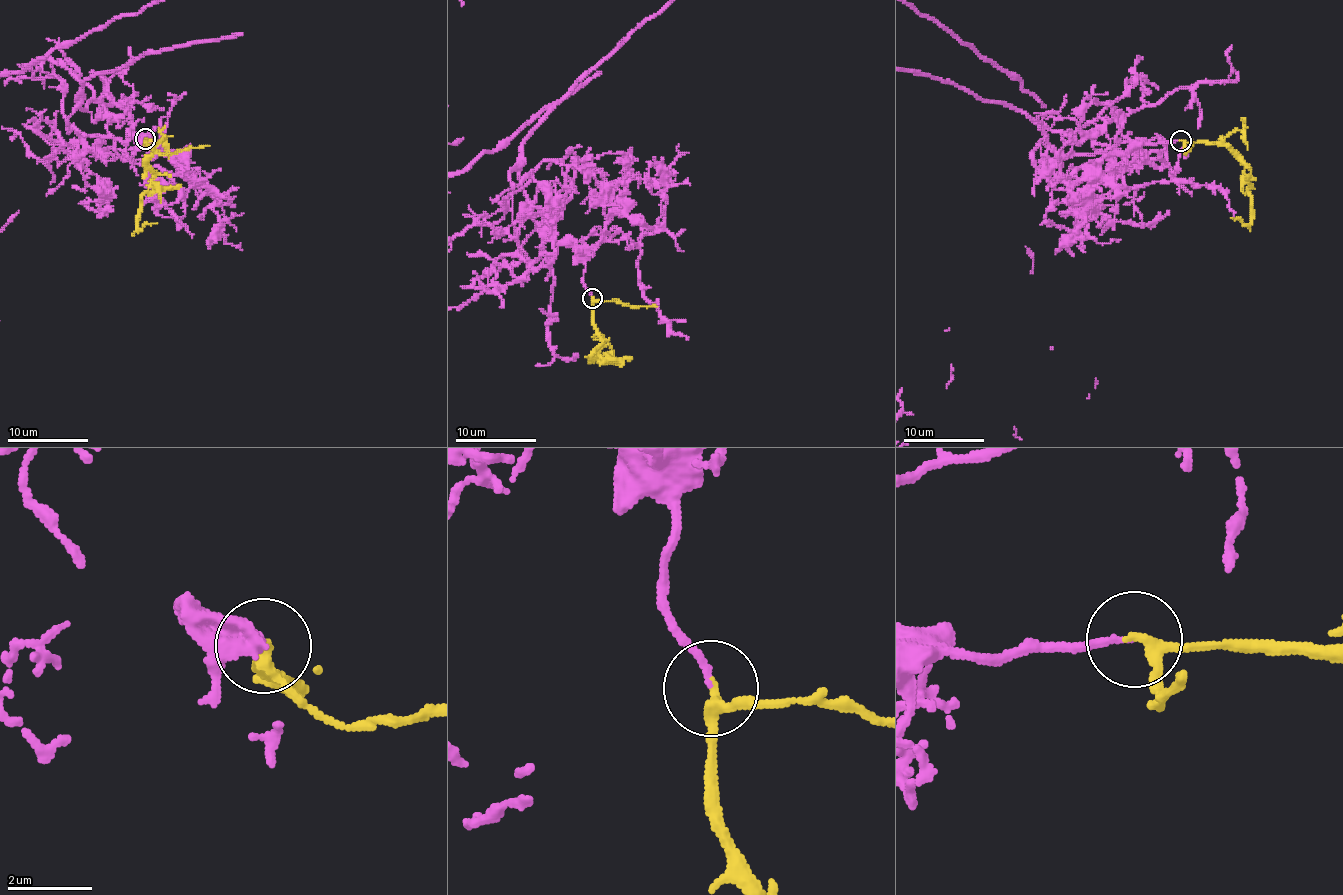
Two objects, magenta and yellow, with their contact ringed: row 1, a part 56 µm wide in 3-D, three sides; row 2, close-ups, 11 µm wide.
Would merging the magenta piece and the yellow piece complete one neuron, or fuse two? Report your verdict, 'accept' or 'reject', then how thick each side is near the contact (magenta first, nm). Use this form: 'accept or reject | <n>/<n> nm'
accept | 130/220 nm

